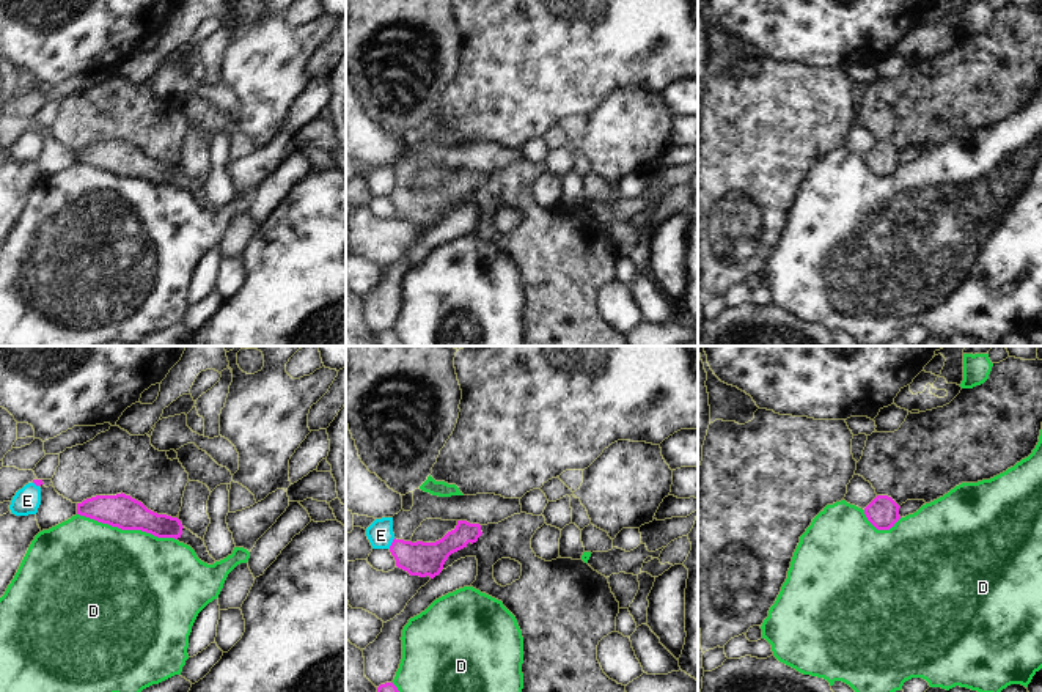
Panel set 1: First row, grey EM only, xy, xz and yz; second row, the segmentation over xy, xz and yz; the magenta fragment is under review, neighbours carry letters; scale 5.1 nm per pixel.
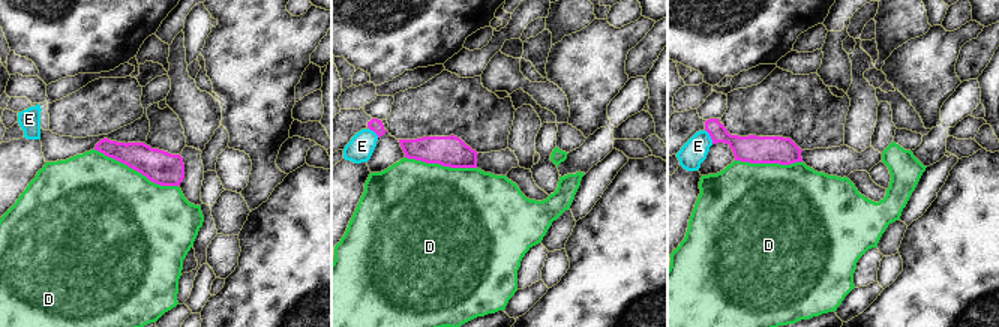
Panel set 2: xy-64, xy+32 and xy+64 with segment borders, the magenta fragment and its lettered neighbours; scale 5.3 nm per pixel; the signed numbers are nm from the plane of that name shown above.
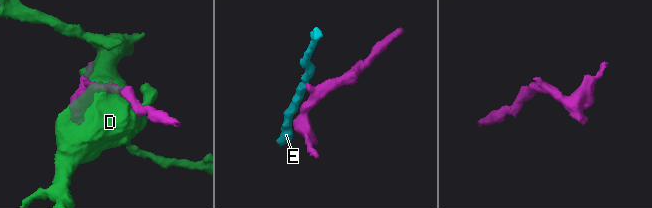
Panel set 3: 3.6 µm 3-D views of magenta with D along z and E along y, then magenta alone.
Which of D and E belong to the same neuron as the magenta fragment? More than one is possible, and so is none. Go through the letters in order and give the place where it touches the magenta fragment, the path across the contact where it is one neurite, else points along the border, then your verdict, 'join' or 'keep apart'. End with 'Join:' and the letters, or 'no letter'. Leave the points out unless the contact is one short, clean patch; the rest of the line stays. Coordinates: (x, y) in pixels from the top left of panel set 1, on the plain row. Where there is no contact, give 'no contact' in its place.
D: contact xy (128, 176); keep apart
E: contact xz (392, 191); border xz (395, 186), (388, 195); keep apart
Join: no letter

